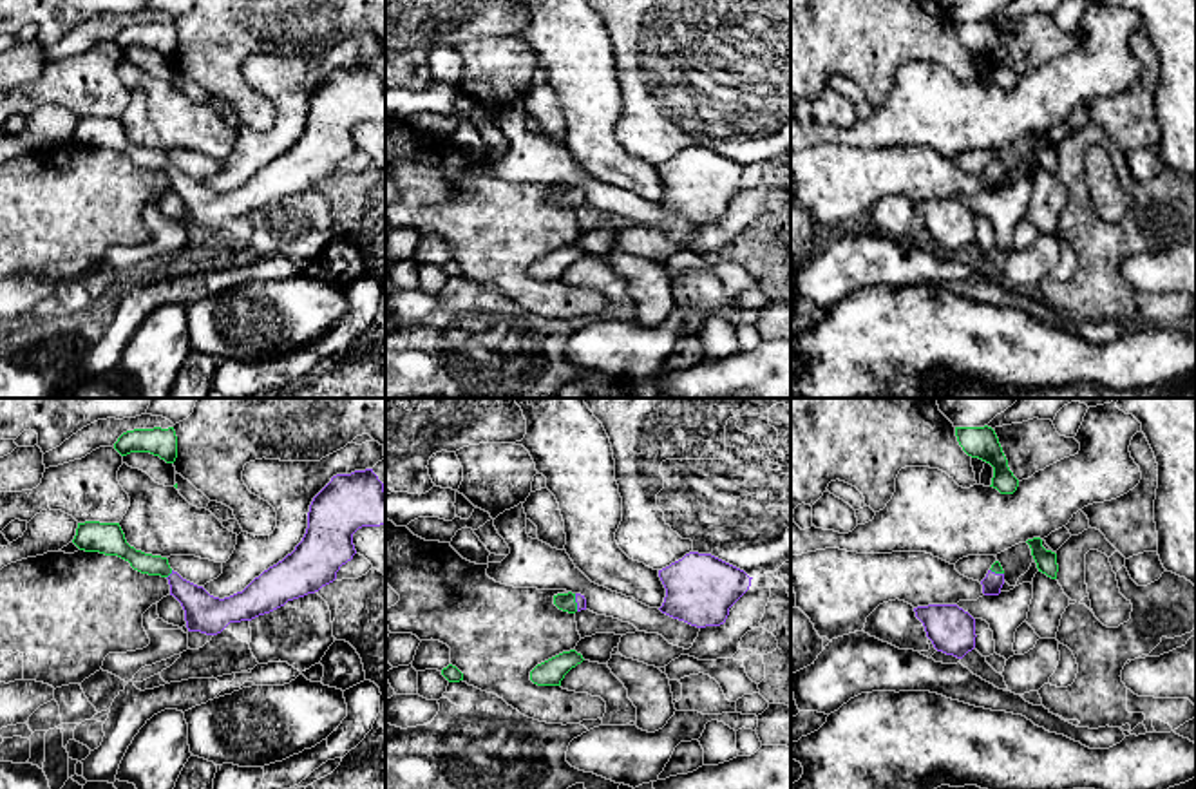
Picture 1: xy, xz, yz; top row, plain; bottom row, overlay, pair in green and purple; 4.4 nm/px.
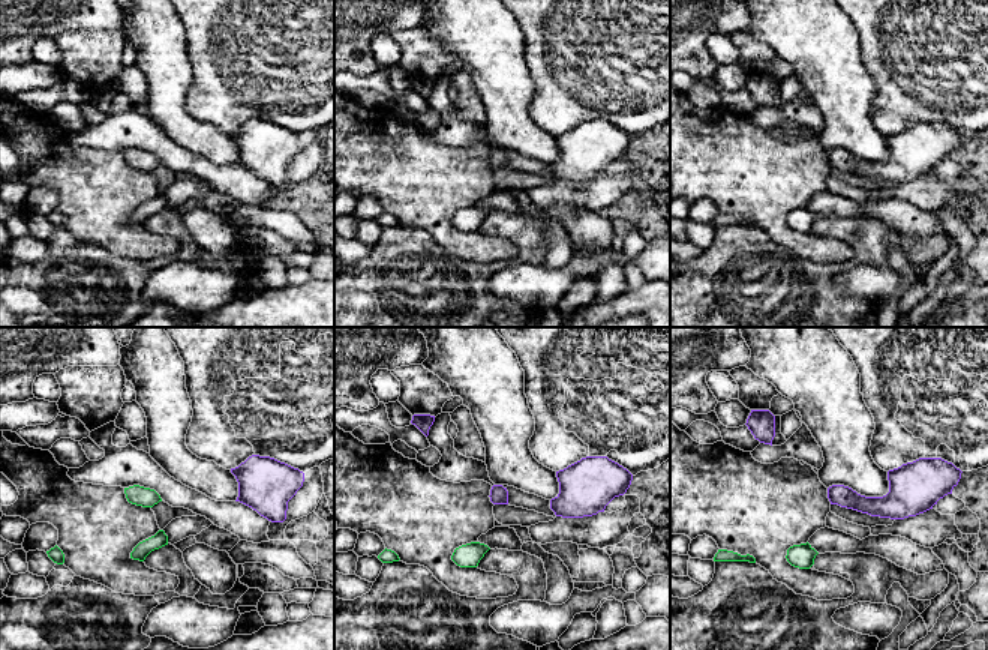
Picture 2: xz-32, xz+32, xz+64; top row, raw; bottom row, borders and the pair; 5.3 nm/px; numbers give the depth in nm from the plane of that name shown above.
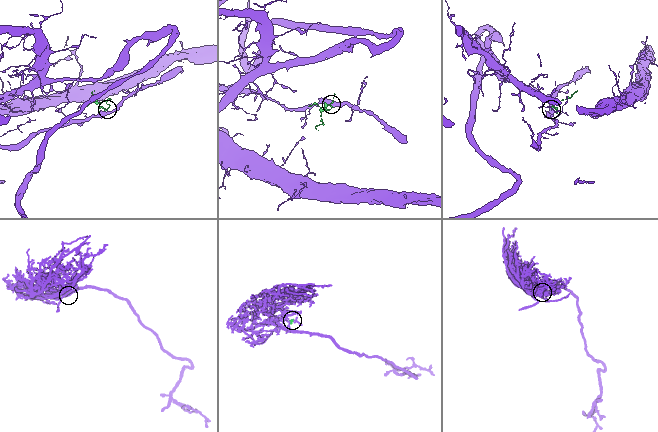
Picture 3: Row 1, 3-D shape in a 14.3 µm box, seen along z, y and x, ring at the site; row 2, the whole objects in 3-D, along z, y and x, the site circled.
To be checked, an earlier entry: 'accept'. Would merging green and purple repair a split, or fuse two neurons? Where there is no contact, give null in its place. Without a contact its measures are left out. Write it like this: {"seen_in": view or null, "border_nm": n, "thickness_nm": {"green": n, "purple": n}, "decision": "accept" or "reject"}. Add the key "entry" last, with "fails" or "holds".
{"seen_in": "xy", "border_nm": 50, "thickness_nm": {"green": 100, "purple": 170}, "decision": "accept", "entry": "holds"}

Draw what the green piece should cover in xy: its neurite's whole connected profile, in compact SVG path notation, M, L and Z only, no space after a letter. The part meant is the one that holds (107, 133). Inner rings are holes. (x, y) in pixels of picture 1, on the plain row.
M373 63L355 65L351 69L337 69L313 92L308 107L308 123L302 136L282 156L264 165L242 186L219 194L210 190L203 181L183 174L168 159L166 152L145 148L130 141L119 118L85 116L78 118L72 138L85 147L100 147L105 150L118 150L130 157L141 168L161 170L168 174L170 190L174 190L183 204L188 226L201 226L206 230L221 228L230 217L252 215L259 210L270 208L288 195L318 186L322 181L337 174L342 159L356 148L353 128L362 121L385 119L385 85L384 78Z

